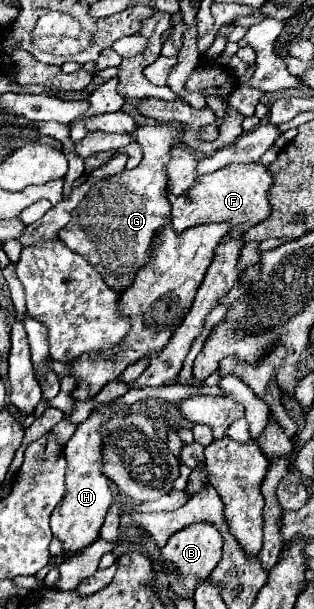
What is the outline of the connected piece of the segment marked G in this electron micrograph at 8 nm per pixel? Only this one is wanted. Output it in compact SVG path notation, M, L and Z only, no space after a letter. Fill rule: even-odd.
M157 124L135 128L131 136L143 150L141 164L135 170L95 182L71 214L69 224L59 232L63 244L75 254L81 254L101 274L105 284L119 294L131 288L135 274L151 260L153 240L169 222L171 204L165 190L165 164L179 130L175 124Z

